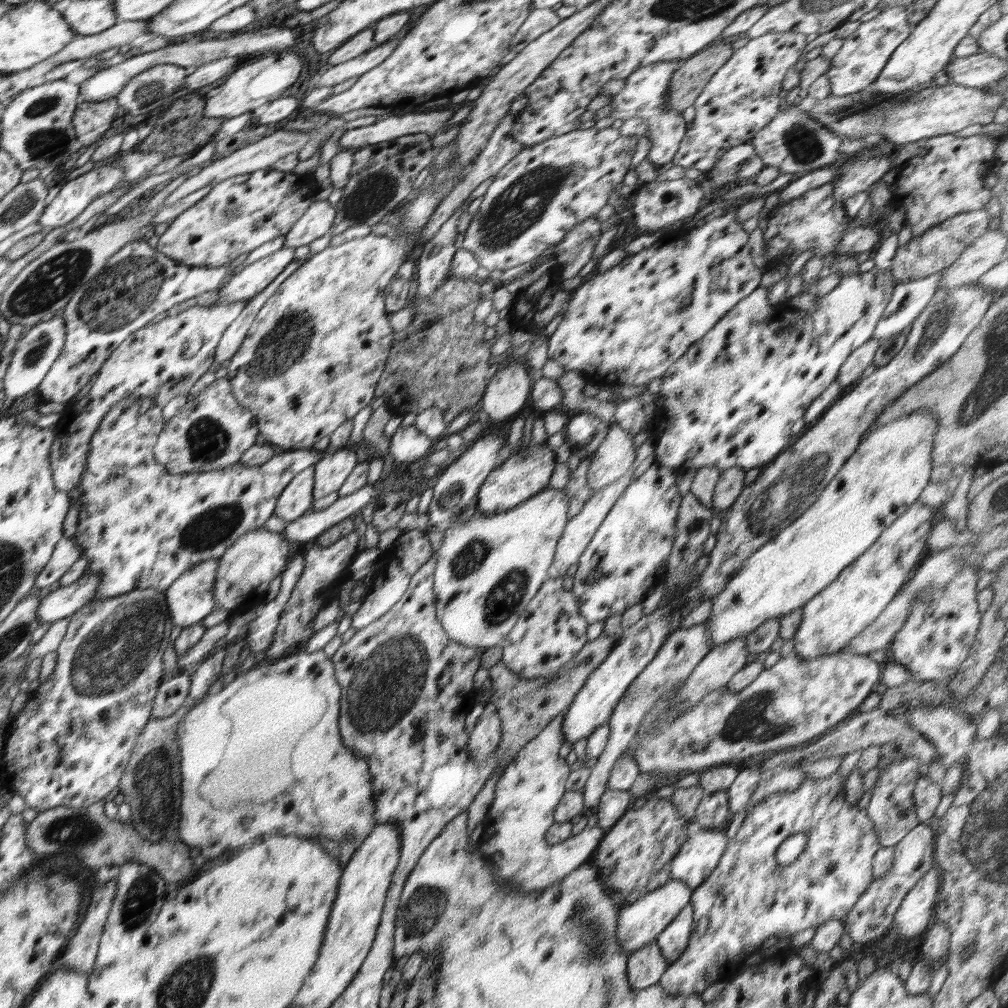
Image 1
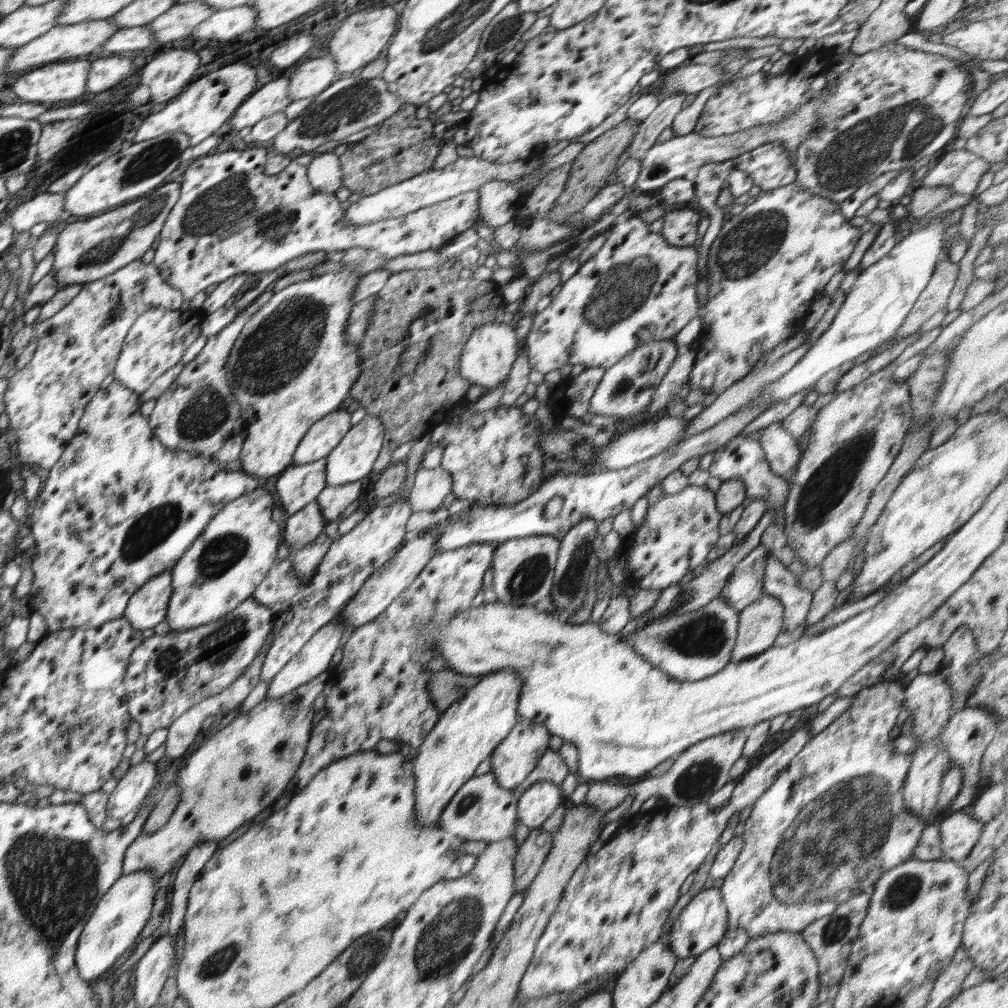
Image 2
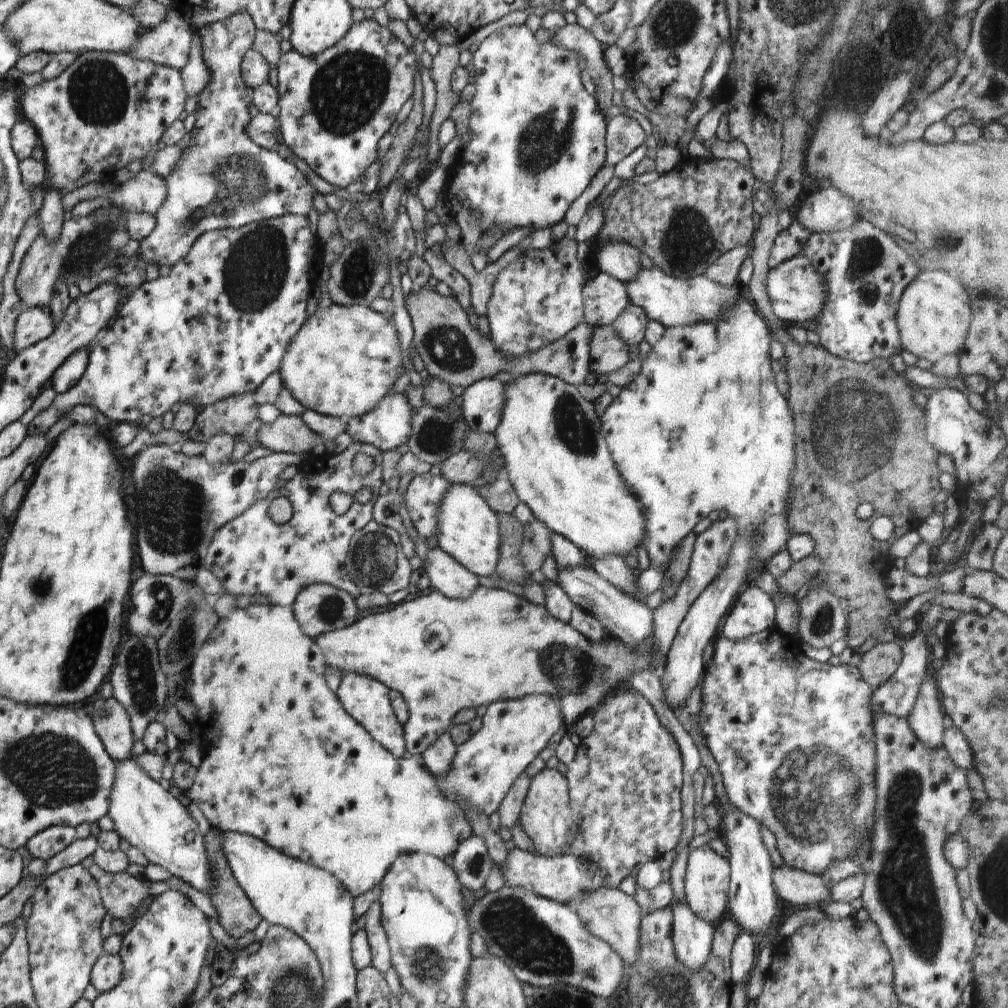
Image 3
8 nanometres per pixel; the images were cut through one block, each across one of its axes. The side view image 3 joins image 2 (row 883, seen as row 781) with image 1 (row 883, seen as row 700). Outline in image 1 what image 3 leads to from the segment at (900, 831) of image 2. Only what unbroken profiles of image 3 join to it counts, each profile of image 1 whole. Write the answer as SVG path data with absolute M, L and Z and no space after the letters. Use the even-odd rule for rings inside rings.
M840 771L826 776L826 778L806 778L796 790L784 791L772 794L761 800L749 814L744 817L740 825L737 835L729 839L727 842L727 849L724 850L720 862L717 867L710 873L710 876L698 888L692 891L690 904L693 906L693 931L690 935L688 946L684 949L680 958L676 959L671 965L667 967L664 974L657 982L664 992L671 997L674 996L692 996L701 995L712 984L716 982L724 982L735 977L739 971L739 967L752 954L762 949L762 944L766 938L778 935L785 937L793 933L806 930L806 928L817 928L818 925L824 924L829 920L841 920L844 915L851 911L851 908L856 904L860 895L870 886L870 883L876 878L873 875L872 859L876 852L880 851L882 847L879 841L879 836L873 827L872 821L868 818L867 810L860 807L853 807L846 801L844 778L840 776ZM803 832L808 836L806 848L804 852L794 862L788 866L780 865L776 860L776 851L778 847L788 836Z

